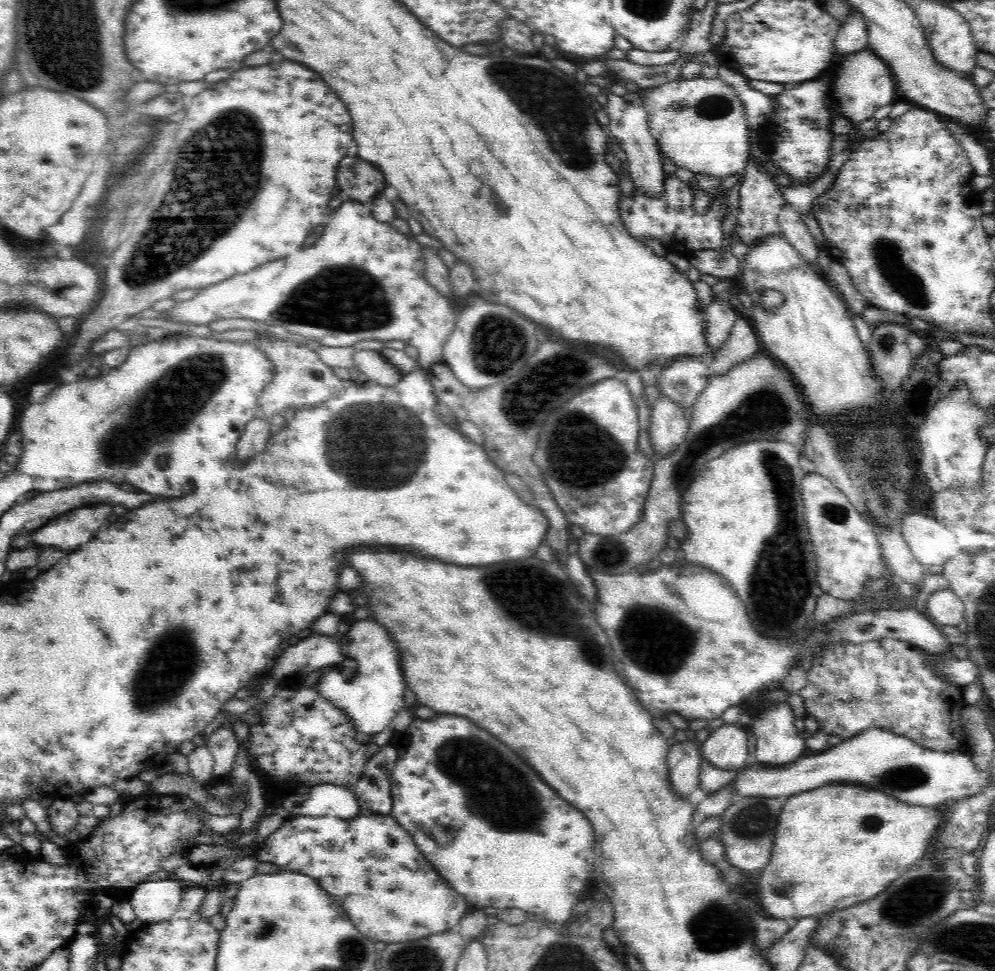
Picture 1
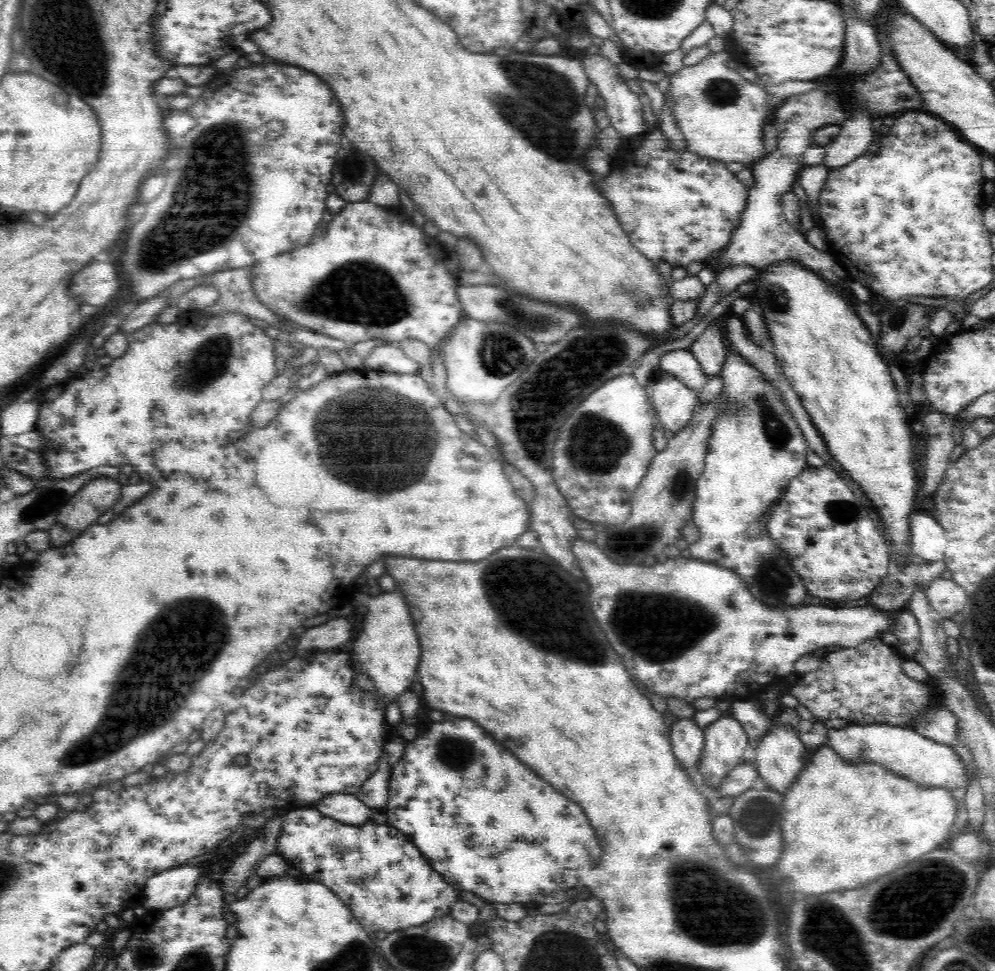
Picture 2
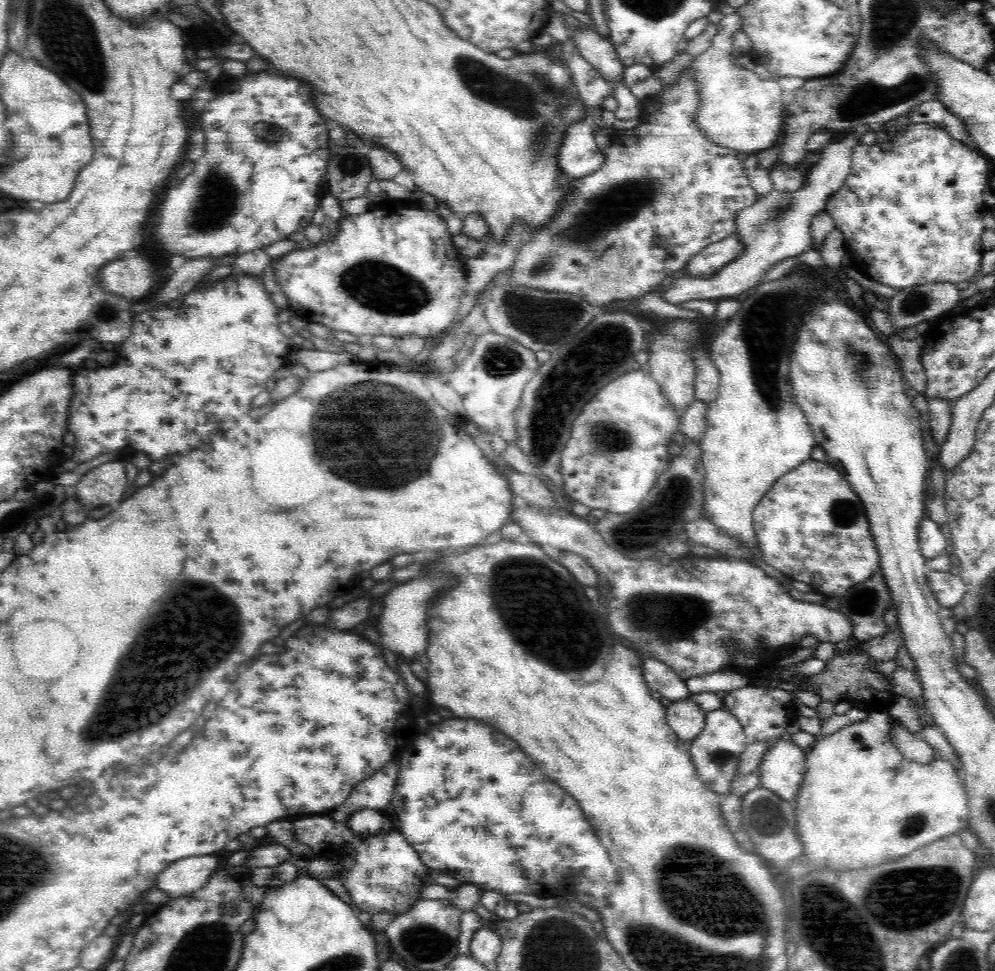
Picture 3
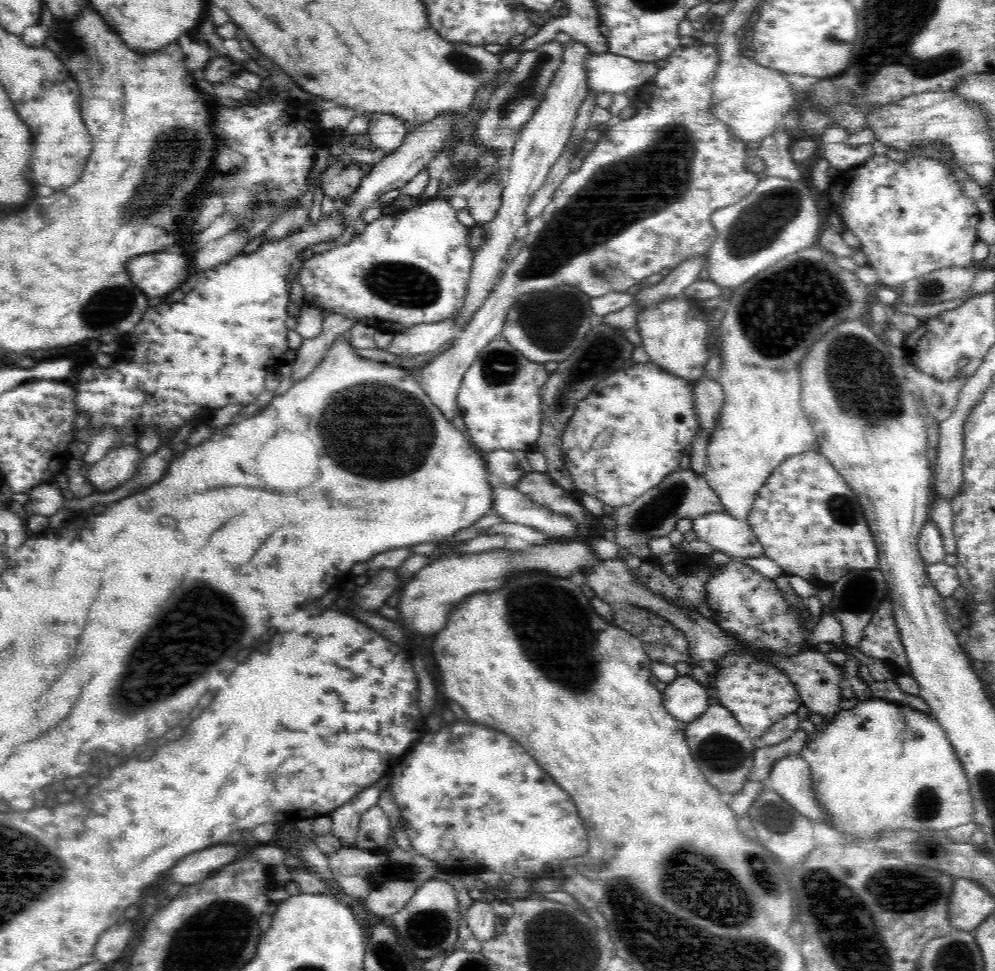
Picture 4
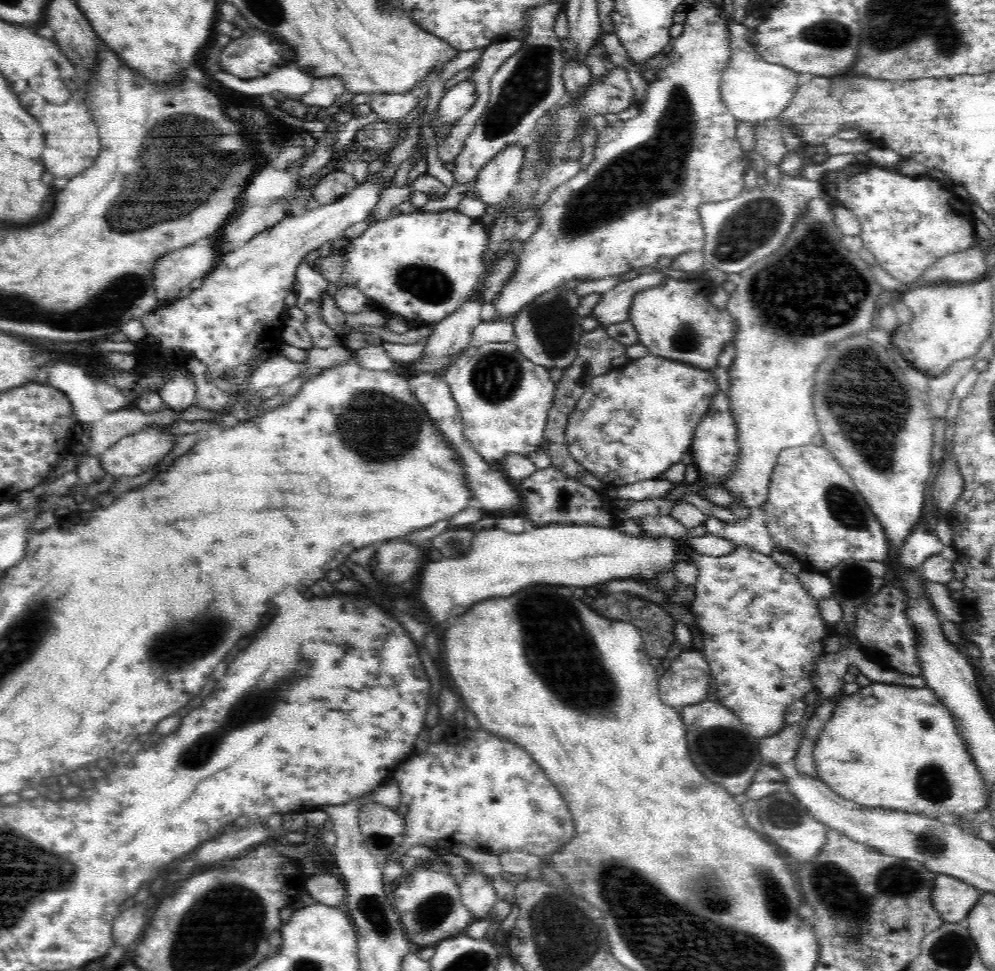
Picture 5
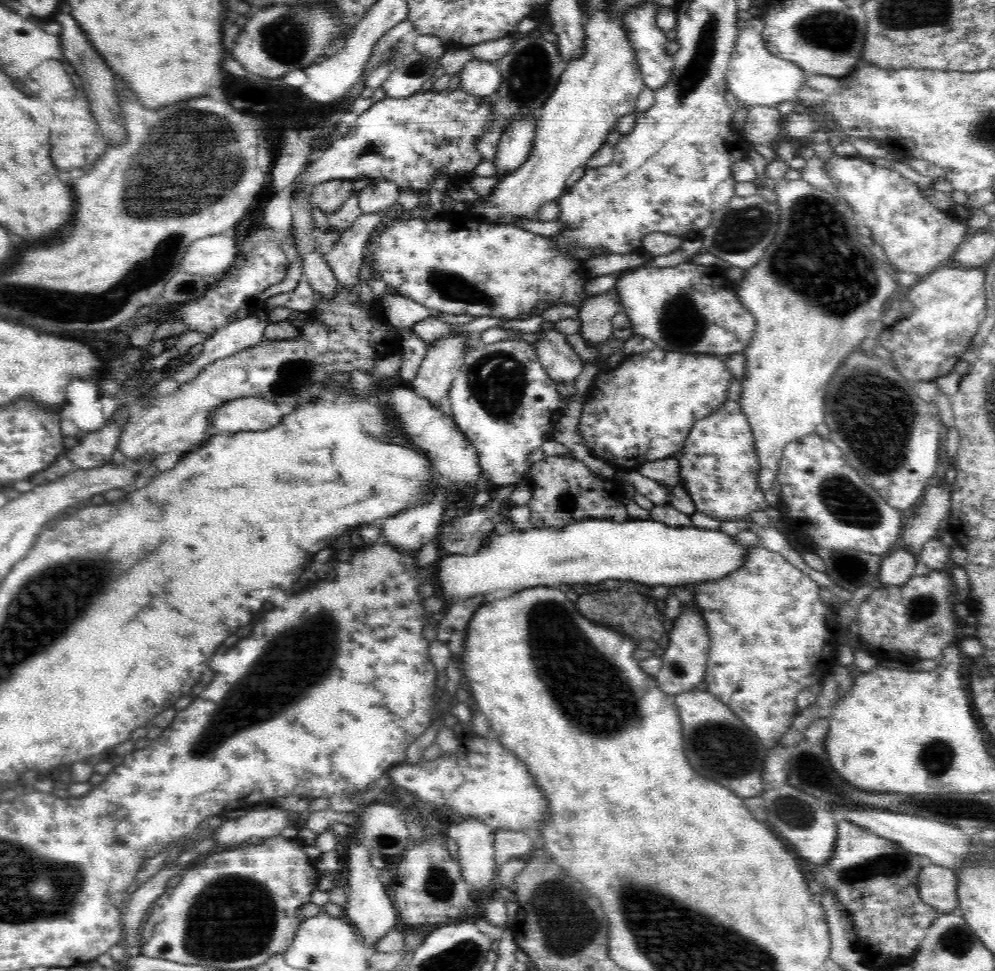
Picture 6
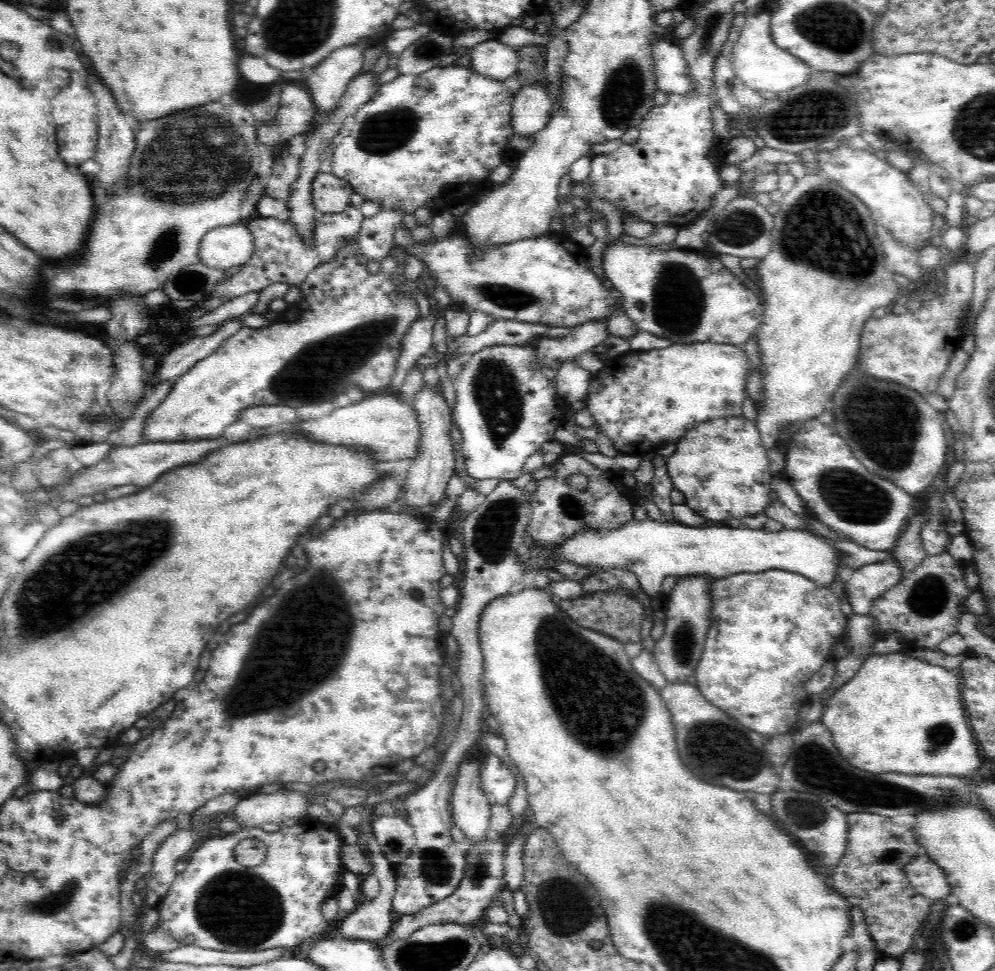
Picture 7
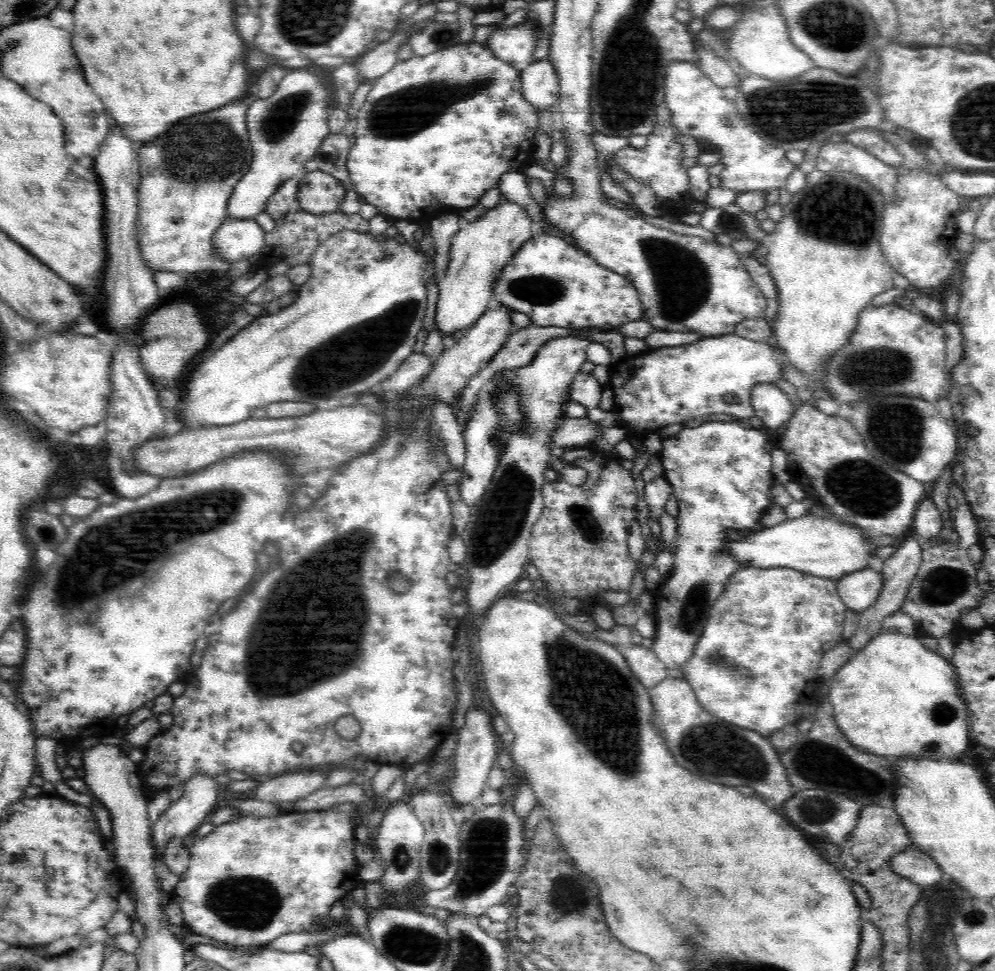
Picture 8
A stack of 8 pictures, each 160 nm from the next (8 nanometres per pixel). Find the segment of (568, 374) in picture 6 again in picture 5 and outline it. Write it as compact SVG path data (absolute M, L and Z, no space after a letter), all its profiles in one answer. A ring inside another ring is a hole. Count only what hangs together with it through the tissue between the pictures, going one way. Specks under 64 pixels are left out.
M576 282L544 292L530 304L524 305L511 322L514 338L510 342L519 349L524 358L548 370L570 366L577 357L579 340L586 332L580 327L583 316L576 315L581 297L572 288L576 288Z

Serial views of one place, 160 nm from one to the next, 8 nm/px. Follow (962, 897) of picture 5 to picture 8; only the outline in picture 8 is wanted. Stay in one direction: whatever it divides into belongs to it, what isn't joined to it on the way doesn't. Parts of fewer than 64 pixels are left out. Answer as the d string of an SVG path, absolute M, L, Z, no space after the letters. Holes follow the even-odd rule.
M912 847L896 852L888 863L896 874L923 888L938 884L943 874L940 865L931 856Z

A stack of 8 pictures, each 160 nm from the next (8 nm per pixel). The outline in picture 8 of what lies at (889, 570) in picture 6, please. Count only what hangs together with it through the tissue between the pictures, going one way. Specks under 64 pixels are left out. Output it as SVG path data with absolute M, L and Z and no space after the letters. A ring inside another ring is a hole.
M870 567L843 575L836 580L837 592L844 605L856 612L870 608L882 591L882 573Z

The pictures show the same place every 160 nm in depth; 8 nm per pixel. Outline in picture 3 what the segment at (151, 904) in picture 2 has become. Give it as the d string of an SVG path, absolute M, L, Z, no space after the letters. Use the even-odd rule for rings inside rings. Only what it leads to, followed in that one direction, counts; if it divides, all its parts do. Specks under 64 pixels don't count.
M216 855L190 856L170 864L155 882L155 887L178 898L200 890L221 869Z

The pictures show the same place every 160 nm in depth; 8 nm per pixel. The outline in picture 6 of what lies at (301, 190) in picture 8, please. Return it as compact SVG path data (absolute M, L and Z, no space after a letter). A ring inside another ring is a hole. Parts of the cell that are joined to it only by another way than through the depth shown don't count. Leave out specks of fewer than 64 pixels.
M330 180L311 188L311 204L326 214L336 212L352 194L353 182L350 180Z

